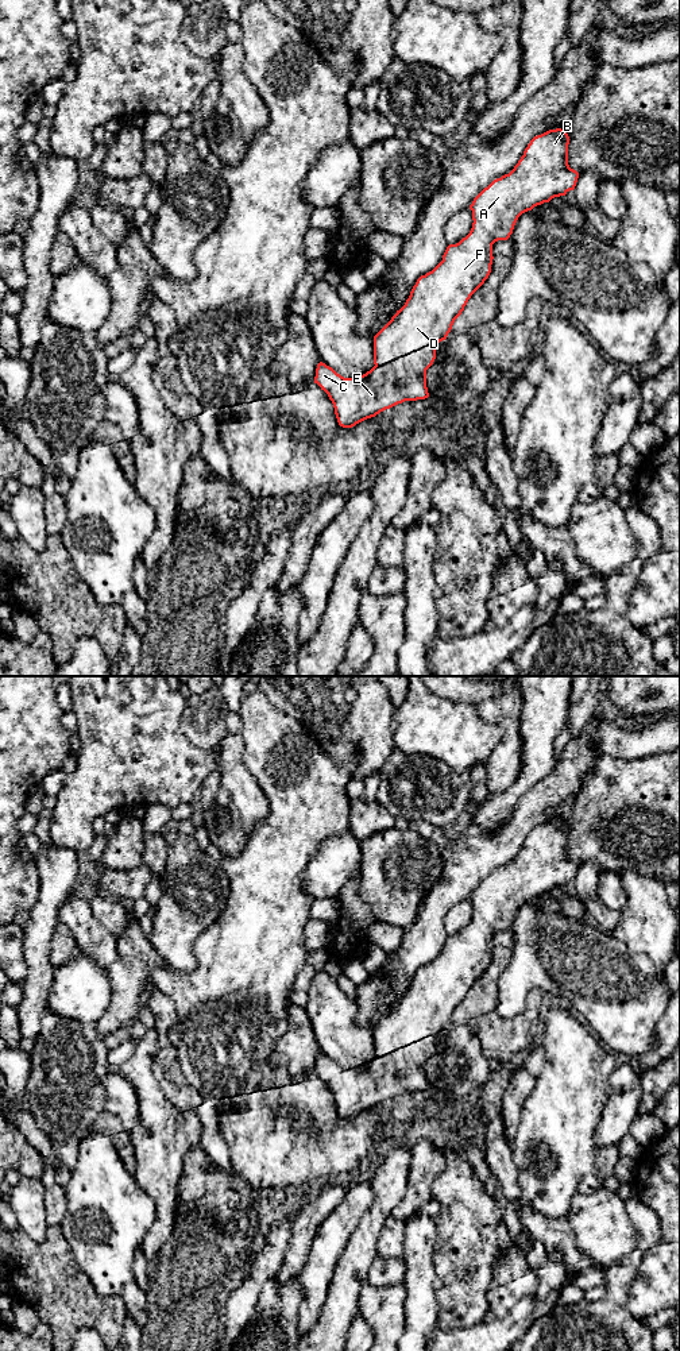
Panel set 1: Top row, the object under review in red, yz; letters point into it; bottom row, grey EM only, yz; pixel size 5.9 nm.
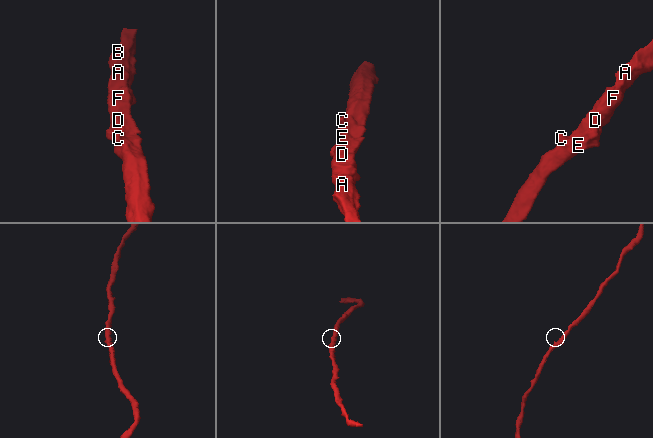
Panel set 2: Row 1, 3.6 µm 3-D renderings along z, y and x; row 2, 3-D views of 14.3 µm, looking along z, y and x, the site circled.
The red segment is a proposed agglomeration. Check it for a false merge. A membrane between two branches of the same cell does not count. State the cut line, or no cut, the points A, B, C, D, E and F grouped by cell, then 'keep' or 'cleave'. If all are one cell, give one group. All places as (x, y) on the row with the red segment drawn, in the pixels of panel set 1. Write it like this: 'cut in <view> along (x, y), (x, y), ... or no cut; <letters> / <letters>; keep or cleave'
no cut; A B C D E F; keep

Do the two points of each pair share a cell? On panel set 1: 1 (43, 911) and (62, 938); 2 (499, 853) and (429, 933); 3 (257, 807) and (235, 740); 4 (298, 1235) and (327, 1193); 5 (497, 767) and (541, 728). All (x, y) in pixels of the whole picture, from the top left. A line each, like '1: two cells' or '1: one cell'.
1: two cells
2: one cell
3: one cell
4: one cell
5: two cells

